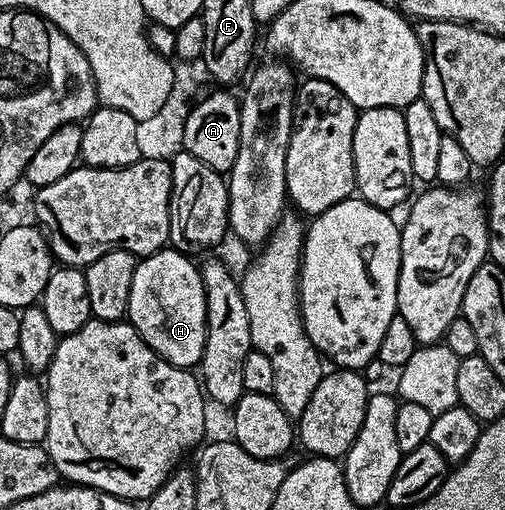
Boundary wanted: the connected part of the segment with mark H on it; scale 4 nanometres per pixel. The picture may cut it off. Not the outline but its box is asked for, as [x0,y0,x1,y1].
[126,248,205,368]

